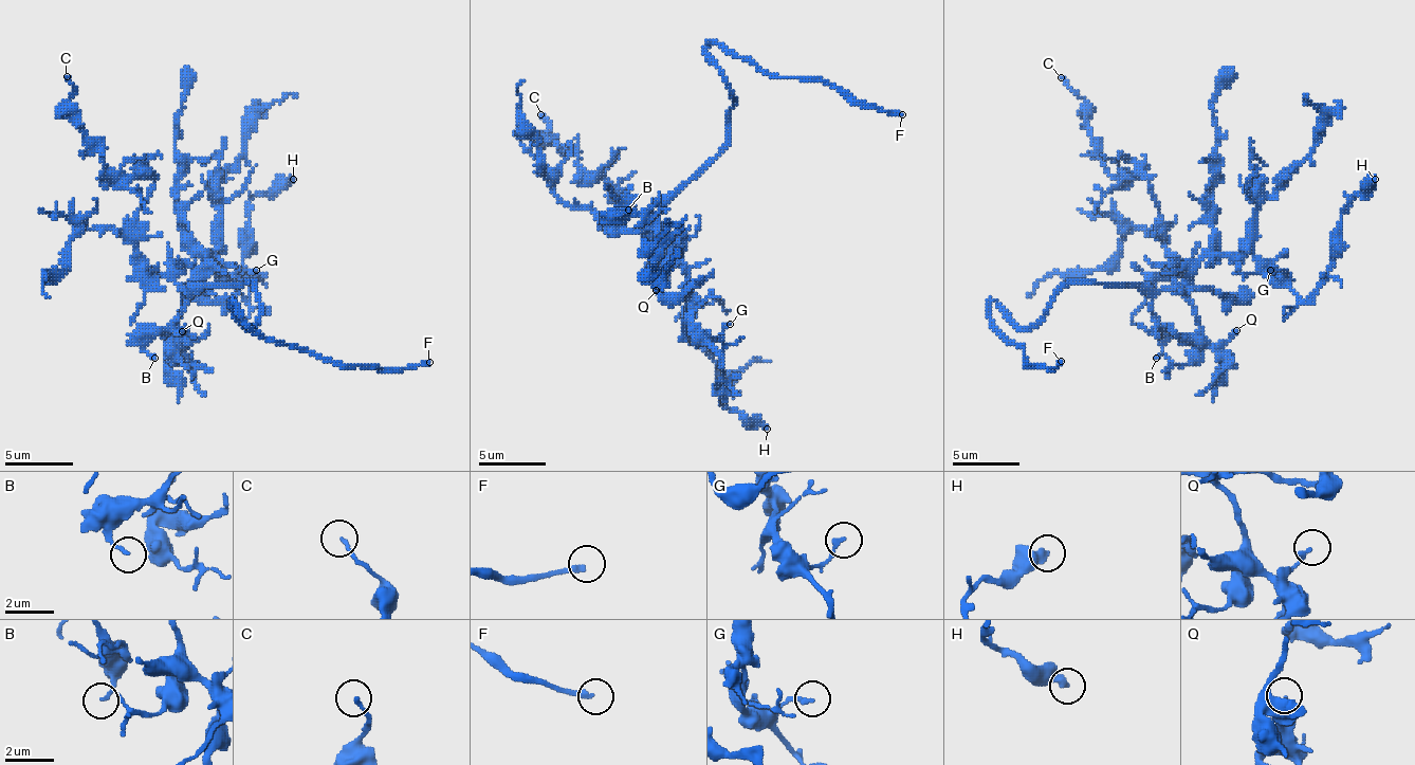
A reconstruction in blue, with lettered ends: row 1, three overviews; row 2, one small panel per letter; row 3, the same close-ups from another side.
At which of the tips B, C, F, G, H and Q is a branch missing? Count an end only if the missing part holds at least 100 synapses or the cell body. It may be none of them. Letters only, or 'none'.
F

